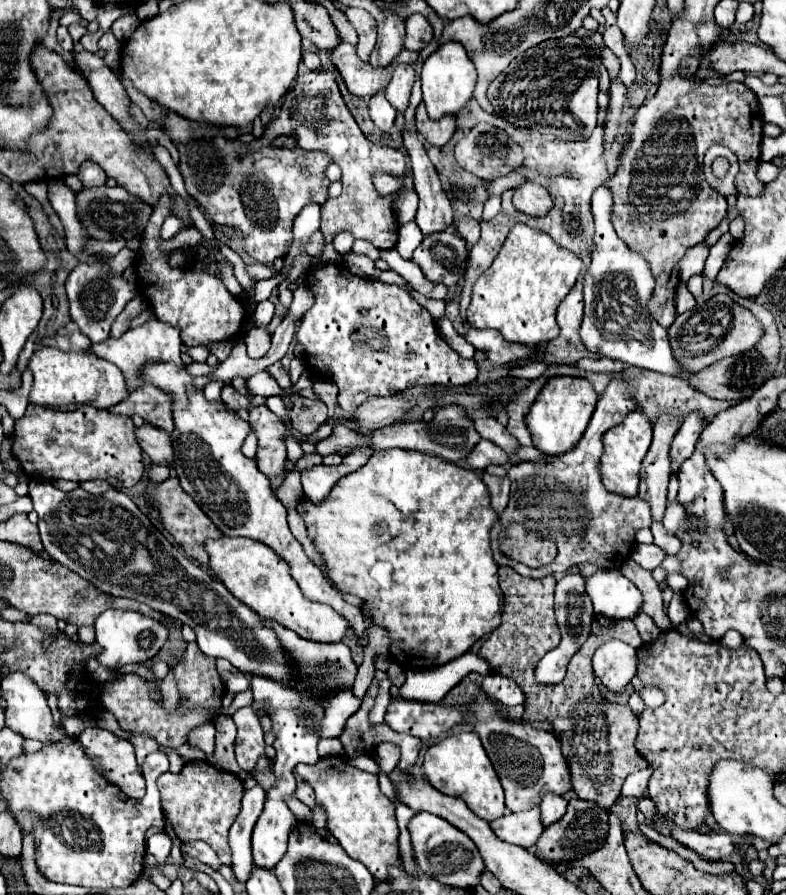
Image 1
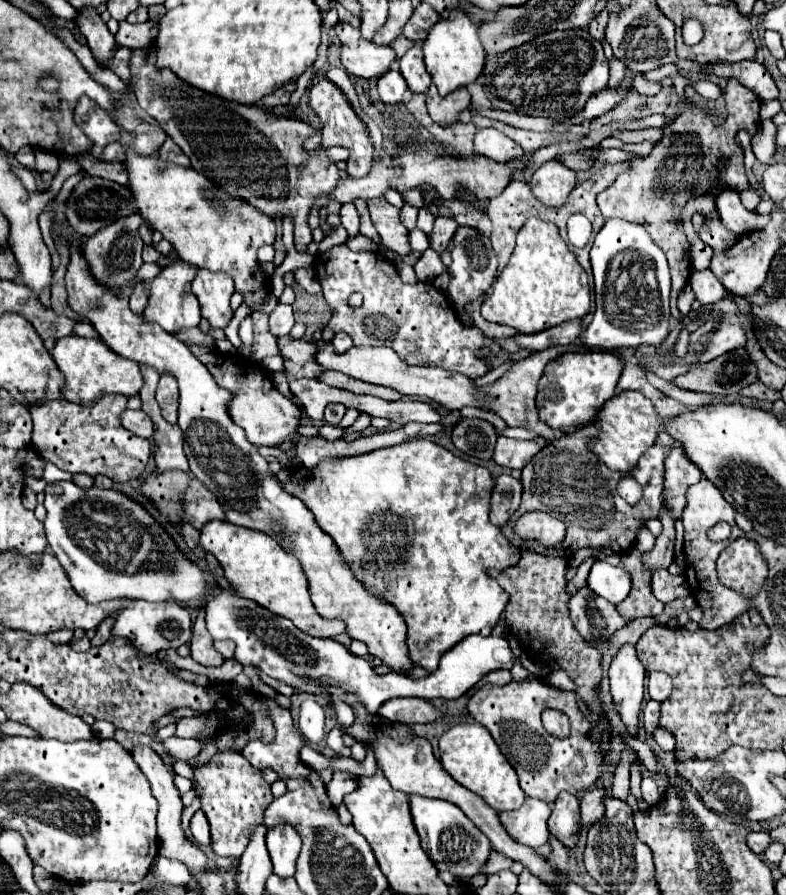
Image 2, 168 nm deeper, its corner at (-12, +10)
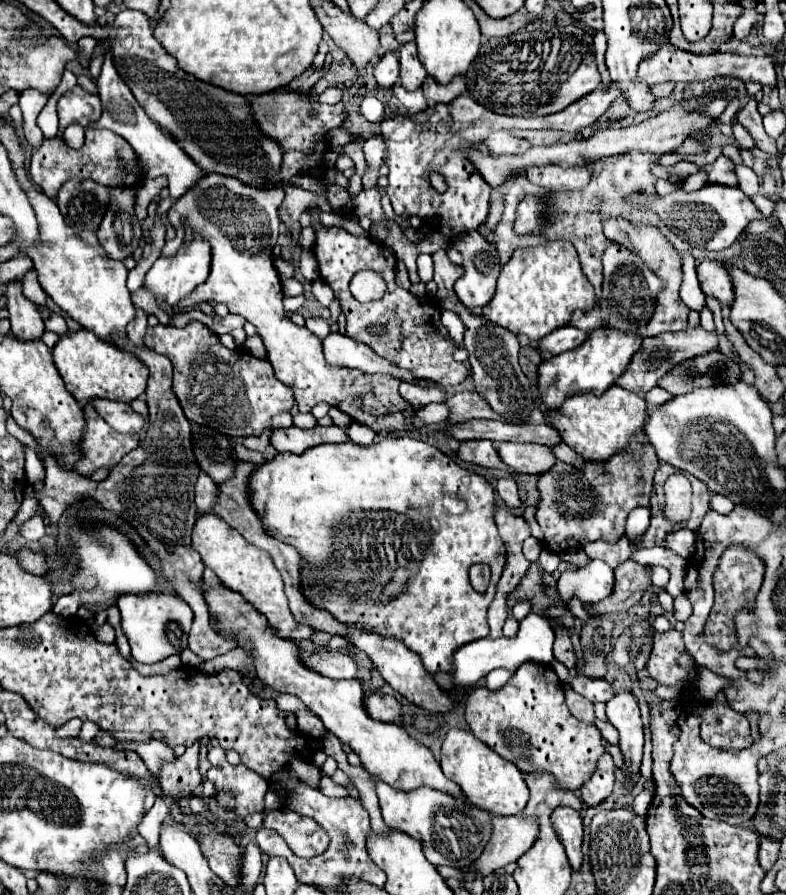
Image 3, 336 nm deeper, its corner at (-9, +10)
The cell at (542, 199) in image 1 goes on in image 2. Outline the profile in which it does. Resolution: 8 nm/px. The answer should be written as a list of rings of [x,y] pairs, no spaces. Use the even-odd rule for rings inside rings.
[[[560,161],[544,163],[530,181],[534,197],[548,207],[562,207],[576,185],[576,173]]]

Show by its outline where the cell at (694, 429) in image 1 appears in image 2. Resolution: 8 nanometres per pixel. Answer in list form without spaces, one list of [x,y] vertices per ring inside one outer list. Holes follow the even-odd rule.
[[[674,445],[670,455],[664,461],[664,501],[668,501],[668,505],[672,505],[674,511],[674,519],[678,519],[682,515],[684,509],[684,495],[686,489],[700,481],[702,471],[698,469],[698,465],[694,465],[688,455],[684,453],[682,445]]]

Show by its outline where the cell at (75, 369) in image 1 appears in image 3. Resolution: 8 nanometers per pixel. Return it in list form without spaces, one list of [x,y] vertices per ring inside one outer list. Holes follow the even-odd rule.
[[[87,329],[63,335],[59,343],[53,347],[53,361],[59,375],[65,381],[67,391],[79,403],[87,403],[89,399],[97,399],[97,397],[131,403],[147,389],[147,379],[149,379],[147,365],[129,351],[123,351],[113,343],[95,337]]]

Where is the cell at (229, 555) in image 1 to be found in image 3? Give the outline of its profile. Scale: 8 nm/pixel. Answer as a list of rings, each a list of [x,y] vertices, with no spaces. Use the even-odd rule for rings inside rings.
[[[215,513],[199,515],[197,523],[193,527],[191,545],[201,555],[203,563],[215,571],[215,575],[219,577],[219,581],[225,587],[241,593],[241,597],[247,603],[251,603],[261,615],[267,617],[269,627],[273,631],[277,631],[279,637],[301,641],[301,639],[309,639],[315,633],[313,629],[305,629],[305,625],[297,625],[293,621],[293,615],[289,613],[287,597],[283,593],[281,573],[273,565],[273,559],[269,557],[269,553],[263,549],[257,549],[249,541],[245,541],[245,537],[241,537],[241,533],[237,533],[233,527],[229,527],[221,517],[217,517]]]

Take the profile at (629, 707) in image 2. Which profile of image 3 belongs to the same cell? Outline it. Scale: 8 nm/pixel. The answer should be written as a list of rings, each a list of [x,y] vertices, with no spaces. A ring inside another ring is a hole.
[[[629,691],[617,693],[607,703],[607,719],[619,731],[619,749],[623,755],[621,769],[627,777],[627,789],[631,791],[639,779],[643,757],[643,723],[635,697]]]

